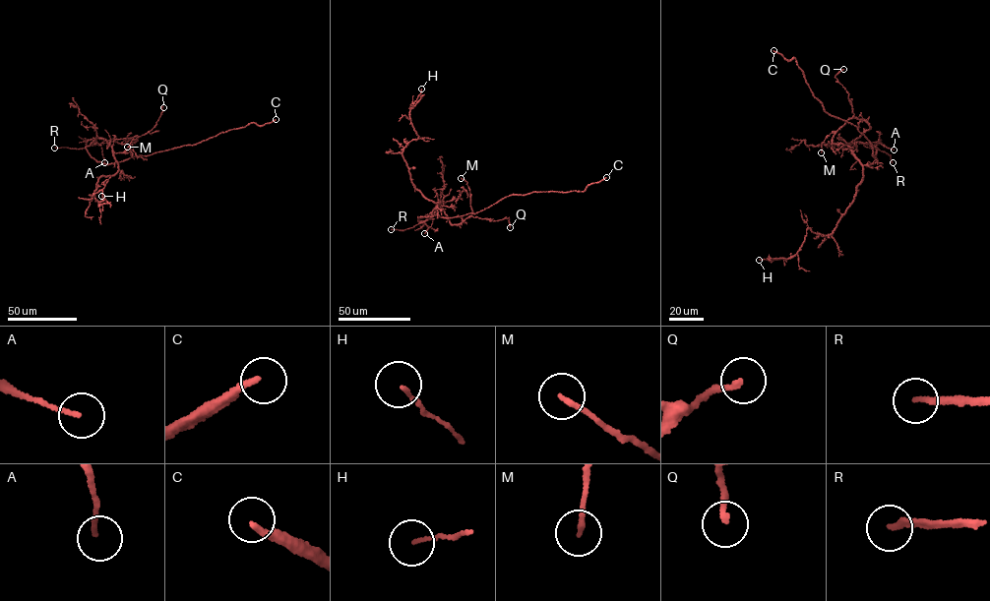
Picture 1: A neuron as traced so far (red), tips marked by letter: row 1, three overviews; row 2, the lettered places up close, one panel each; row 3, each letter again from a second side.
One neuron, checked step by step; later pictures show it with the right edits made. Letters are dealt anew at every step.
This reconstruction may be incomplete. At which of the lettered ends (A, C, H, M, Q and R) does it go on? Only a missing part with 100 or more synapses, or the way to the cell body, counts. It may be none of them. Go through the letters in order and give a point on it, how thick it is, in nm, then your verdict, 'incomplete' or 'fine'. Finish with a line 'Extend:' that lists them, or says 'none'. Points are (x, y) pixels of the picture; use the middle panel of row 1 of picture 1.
A: (424, 233) | 130 nm | fine
C: (606, 177) | 220 nm | incomplete
H: (421, 89) | 90 nm | fine
M: (461, 178) | 170 nm | fine
Q: (510, 227) | 170 nm | fine
R: (391, 229) | 190 nm | incomplete
Extend: C, R

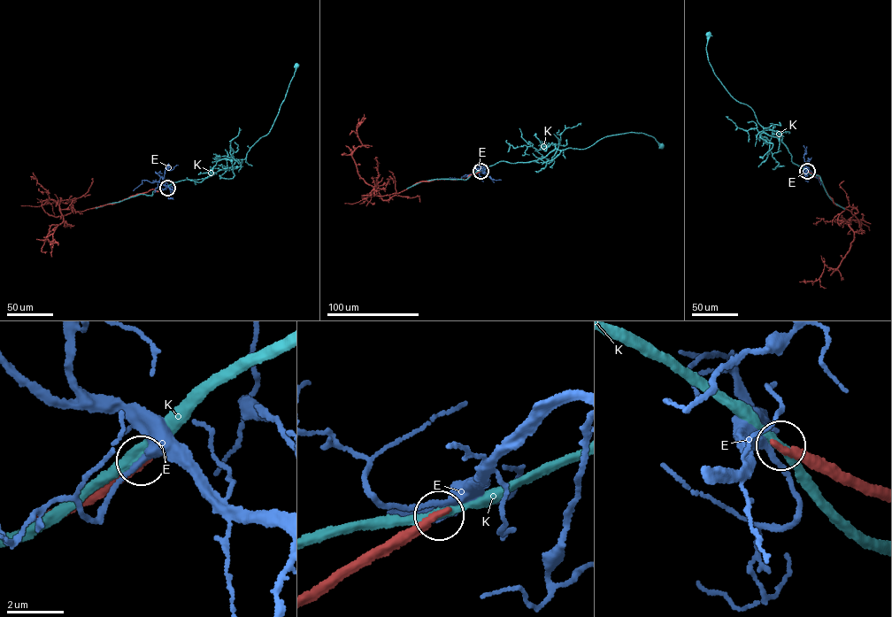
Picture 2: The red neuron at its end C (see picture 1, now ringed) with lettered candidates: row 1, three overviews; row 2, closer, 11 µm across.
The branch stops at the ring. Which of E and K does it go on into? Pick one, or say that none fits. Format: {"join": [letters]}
{"join": []}

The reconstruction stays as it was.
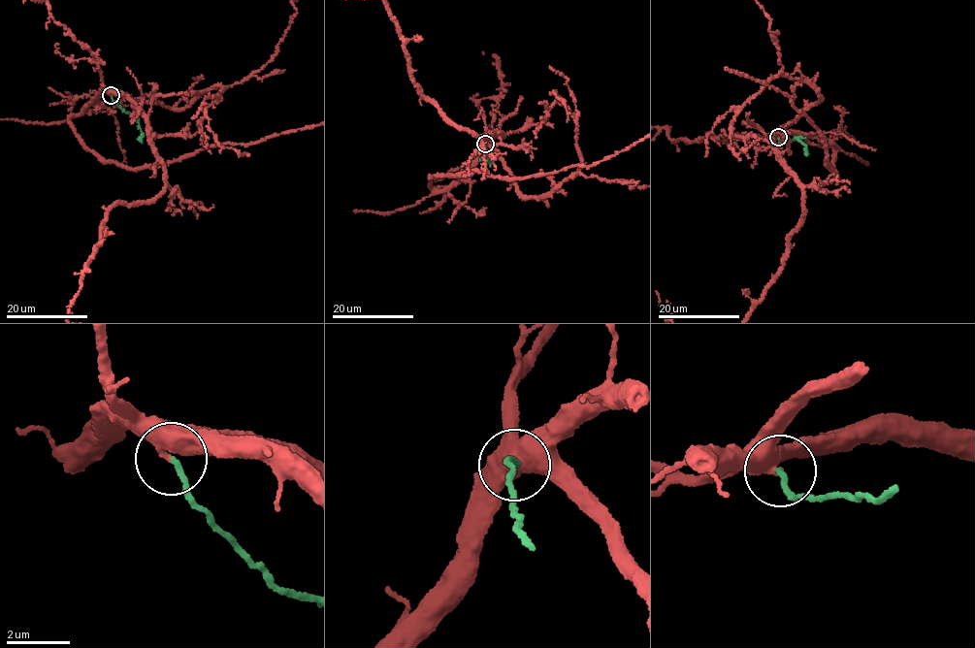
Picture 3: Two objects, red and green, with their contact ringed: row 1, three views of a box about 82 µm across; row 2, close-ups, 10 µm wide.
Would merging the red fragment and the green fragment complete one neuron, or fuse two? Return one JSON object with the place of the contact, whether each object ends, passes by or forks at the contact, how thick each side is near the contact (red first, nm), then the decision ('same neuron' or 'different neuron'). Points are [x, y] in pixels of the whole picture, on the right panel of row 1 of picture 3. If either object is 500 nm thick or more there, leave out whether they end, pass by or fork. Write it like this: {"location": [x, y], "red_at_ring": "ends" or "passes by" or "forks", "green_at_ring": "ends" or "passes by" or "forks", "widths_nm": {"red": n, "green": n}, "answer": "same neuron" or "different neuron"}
{"location": [778, 137], "widths_nm": {"red": 500, "green": 170}, "answer": "same neuron"}

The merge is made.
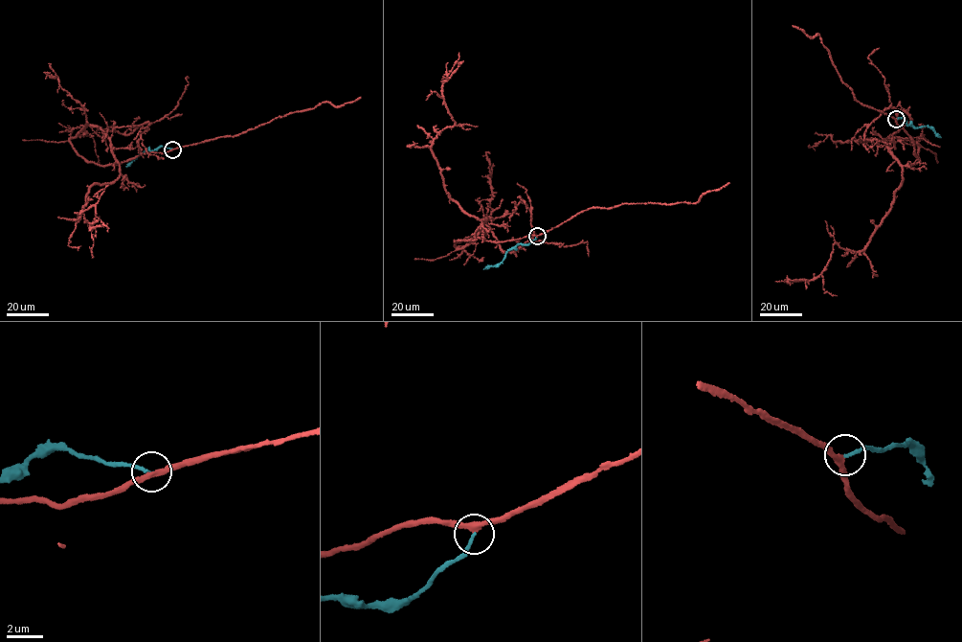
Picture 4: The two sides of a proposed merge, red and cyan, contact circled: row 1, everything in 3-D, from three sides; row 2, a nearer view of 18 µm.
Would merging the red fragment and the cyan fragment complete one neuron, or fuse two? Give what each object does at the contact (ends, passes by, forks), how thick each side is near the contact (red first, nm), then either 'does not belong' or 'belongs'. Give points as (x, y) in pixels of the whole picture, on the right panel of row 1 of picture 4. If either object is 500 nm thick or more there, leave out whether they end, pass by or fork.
red passes by; cyan ends; calibres 280 and 170 nm; belongs

